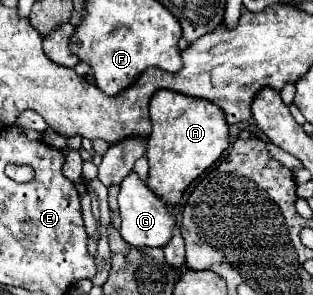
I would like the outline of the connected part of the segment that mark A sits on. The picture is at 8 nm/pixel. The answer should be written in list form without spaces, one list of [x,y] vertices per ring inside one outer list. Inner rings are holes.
[[[159,89],[153,95],[149,115],[153,129],[145,153],[149,159],[147,187],[163,201],[177,205],[189,183],[211,167],[229,147],[229,125],[225,123],[225,113],[215,103],[169,89]]]

